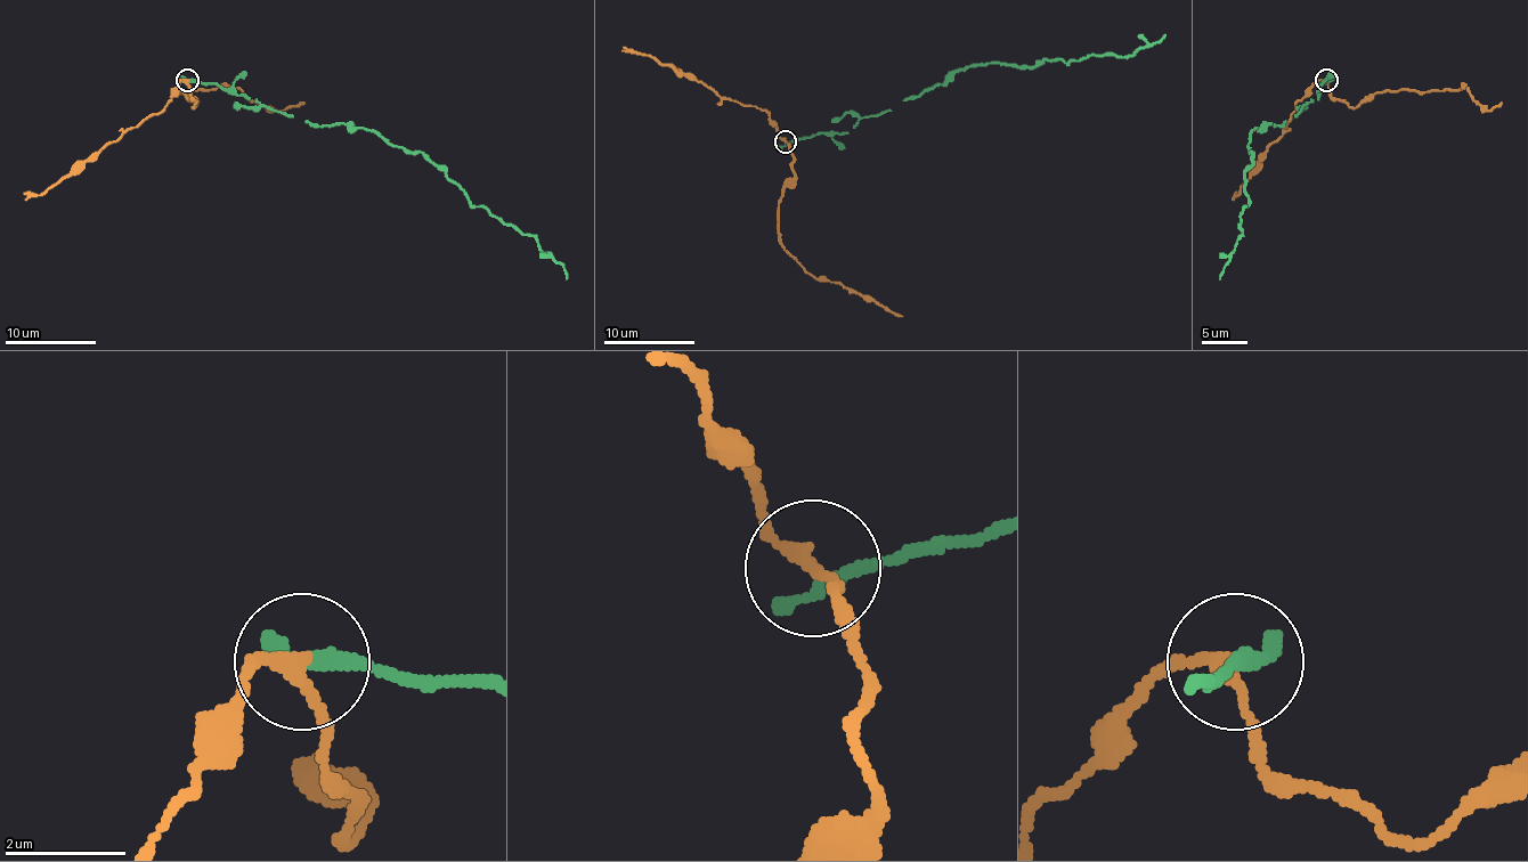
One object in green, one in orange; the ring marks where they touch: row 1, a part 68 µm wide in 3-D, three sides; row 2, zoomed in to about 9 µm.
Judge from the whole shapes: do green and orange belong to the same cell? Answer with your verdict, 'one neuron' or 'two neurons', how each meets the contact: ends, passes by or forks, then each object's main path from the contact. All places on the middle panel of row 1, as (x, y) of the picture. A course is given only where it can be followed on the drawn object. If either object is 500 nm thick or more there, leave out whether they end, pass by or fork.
two neurons; green ends there; orange passes by; green runs (785, 143), (846, 133), (862, 118), (892, 111), (959, 70), (1091, 55), (1129, 57), (1163, 34); orange runs (785, 140), (791, 147), (794, 179), (778, 204), (780, 245), (817, 279), (835, 282), (902, 315)

